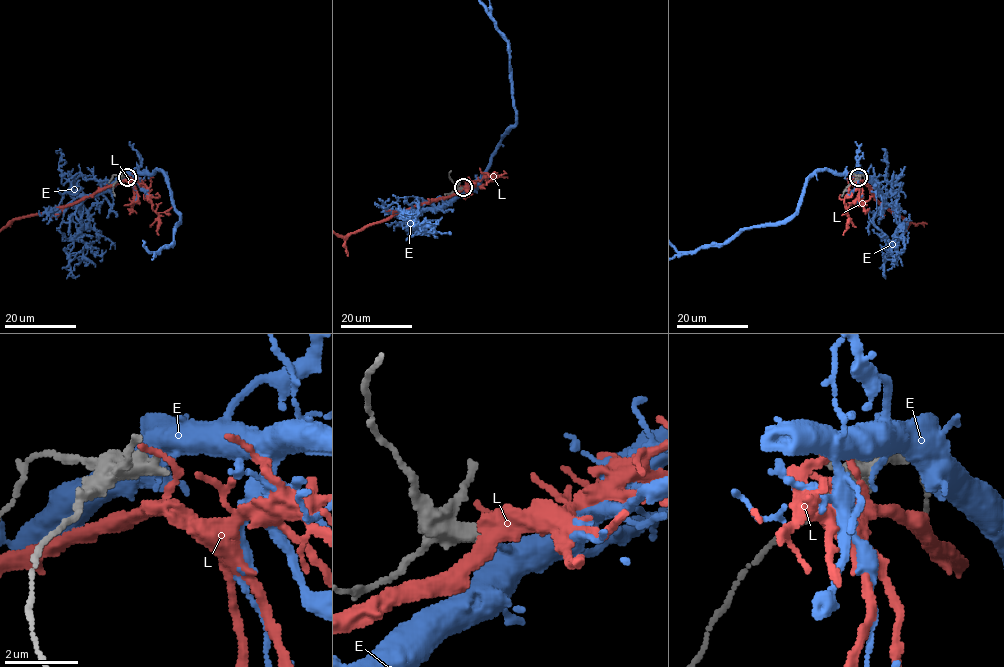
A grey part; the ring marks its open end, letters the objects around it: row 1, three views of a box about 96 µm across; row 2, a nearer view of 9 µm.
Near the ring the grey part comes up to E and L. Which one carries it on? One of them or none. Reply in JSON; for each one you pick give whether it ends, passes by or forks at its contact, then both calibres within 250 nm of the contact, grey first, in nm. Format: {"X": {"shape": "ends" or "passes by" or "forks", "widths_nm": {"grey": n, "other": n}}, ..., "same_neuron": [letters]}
{"same_neuron": []}

